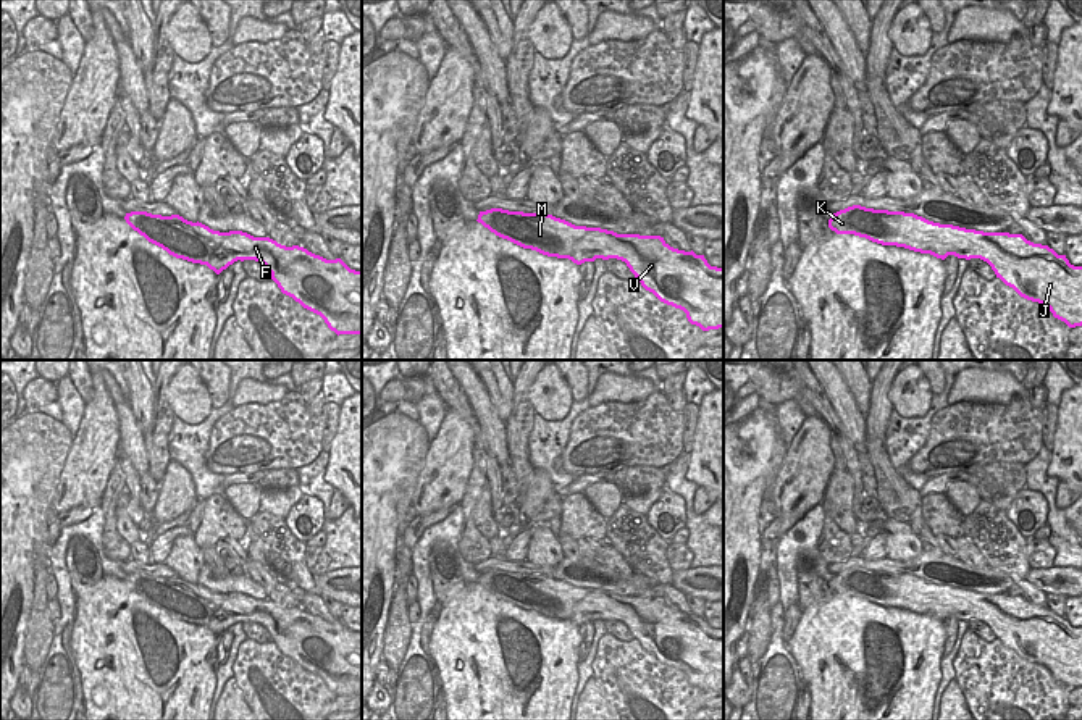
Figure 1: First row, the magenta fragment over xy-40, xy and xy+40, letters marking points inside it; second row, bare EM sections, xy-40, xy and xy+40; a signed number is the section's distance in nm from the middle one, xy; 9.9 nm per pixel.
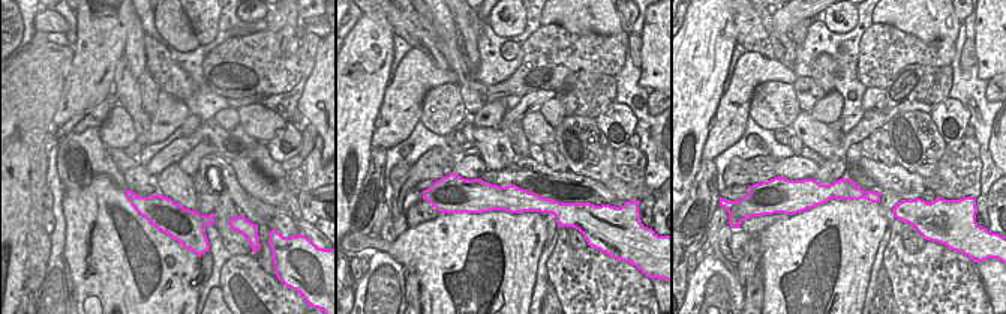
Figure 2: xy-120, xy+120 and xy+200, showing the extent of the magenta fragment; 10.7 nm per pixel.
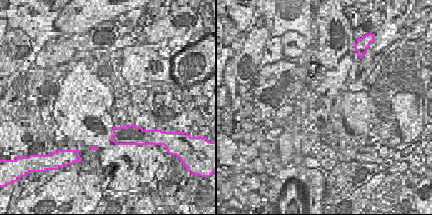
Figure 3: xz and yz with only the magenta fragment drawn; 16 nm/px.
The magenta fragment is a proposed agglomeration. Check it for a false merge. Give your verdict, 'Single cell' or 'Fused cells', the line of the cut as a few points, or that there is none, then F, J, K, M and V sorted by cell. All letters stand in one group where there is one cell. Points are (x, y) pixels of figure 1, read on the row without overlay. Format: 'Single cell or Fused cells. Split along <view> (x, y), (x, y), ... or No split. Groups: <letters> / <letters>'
Single cell. No split. Groups: F J K M V

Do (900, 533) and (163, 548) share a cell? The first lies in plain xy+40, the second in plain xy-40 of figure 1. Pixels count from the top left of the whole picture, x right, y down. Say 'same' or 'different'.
different

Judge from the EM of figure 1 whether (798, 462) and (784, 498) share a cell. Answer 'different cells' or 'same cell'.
same cell

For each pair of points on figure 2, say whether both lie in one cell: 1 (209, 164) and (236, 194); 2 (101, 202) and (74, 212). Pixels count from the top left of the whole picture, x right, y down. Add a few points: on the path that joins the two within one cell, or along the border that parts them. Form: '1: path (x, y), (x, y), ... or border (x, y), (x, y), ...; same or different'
1: path (218, 166), (231, 185); same
2: path (95, 206), (89, 212), (80, 212); same

